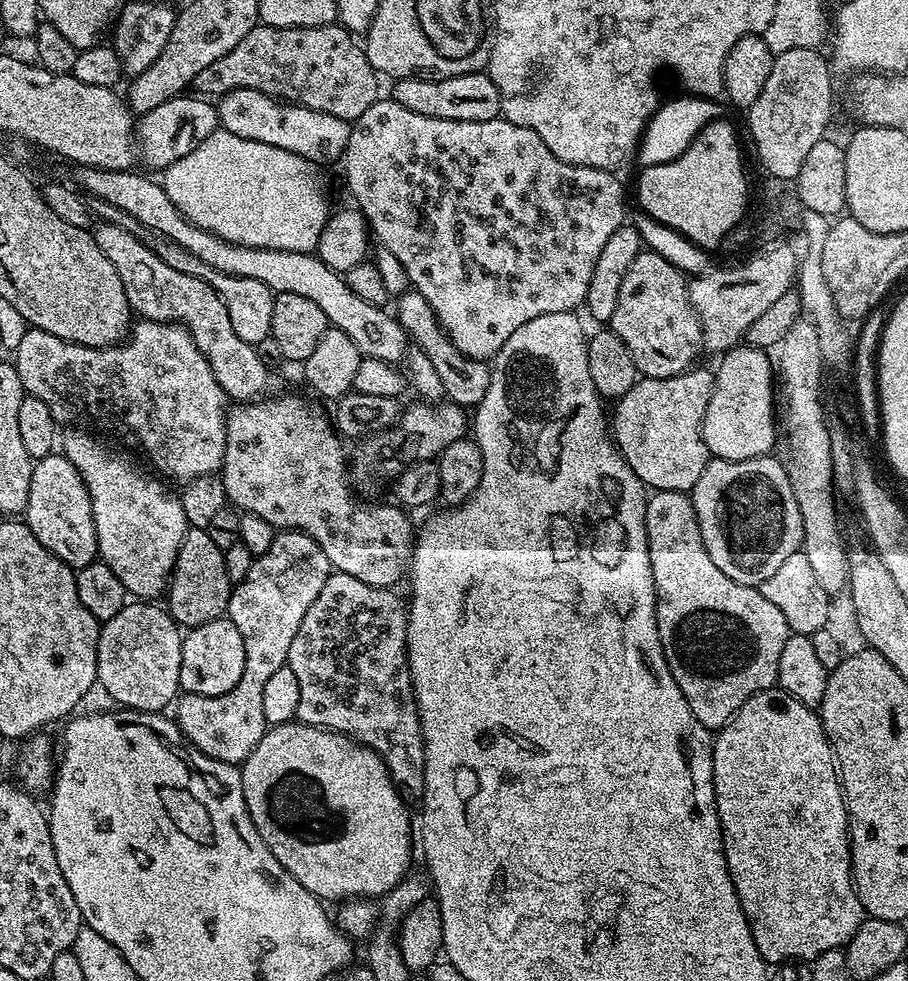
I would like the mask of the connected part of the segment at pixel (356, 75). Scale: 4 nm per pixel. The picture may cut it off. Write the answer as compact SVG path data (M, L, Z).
M257 23L254 30L250 30L250 34L246 34L246 38L242 38L242 42L238 42L238 46L234 46L234 50L230 50L230 54L222 54L222 58L218 58L218 62L210 62L210 66L206 66L206 70L202 70L198 74L198 78L194 78L192 88L195 89L201 97L219 98L227 94L230 90L258 90L267 96L274 96L281 102L289 104L301 104L304 108L309 108L315 112L322 114L334 114L334 118L342 118L349 122L356 120L362 114L366 114L366 110L370 110L372 103L381 95L378 73L372 69L370 62L366 58L363 47L354 41L353 33L339 23L327 24L326 26L310 26L309 28L275 28L269 24Z

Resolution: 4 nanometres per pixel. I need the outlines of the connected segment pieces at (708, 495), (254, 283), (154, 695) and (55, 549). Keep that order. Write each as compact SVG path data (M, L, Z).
M769 454L749 460L709 459L690 493L710 559L726 578L758 586L804 543L802 514L783 463Z
M91 199L89 201L89 211L99 221L103 223L116 224L122 226L127 232L132 232L143 244L154 250L158 254L158 258L162 262L167 263L174 270L181 271L182 274L190 274L192 277L198 277L206 281L223 300L223 305L226 306L226 312L230 317L230 322L233 323L233 329L237 331L238 336L248 344L258 344L264 341L271 335L273 322L273 302L275 293L273 293L264 282L259 282L254 278L242 278L241 276L222 275L210 266L206 266L201 259L190 256L189 252L184 247L178 246L172 239L167 239L165 236L157 234L156 231L150 230L141 225L137 219L127 212L118 210L109 203L104 203L101 200Z
M156 602L125 603L114 618L100 624L96 678L120 708L164 712L181 695L182 628L167 607Z
M63 454L44 456L33 463L26 523L34 538L38 538L46 550L66 562L69 568L79 570L97 559L90 494L82 482L82 474L78 474L78 470Z

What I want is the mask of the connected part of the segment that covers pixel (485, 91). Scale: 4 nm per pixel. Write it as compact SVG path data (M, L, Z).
M487 71L458 74L445 80L397 80L391 86L391 99L406 106L406 110L414 110L414 114L447 120L495 120L501 115L498 86L494 86Z

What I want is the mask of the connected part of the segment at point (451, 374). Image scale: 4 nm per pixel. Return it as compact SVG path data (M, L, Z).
M415 290L406 291L398 297L395 304L394 315L410 337L411 343L420 348L426 354L426 358L430 358L438 378L442 378L445 397L465 410L471 409L471 404L482 403L484 395L493 387L490 382L491 367L483 360L475 360L462 354L452 345L448 333L436 321L434 310L422 298L422 294L418 294Z

